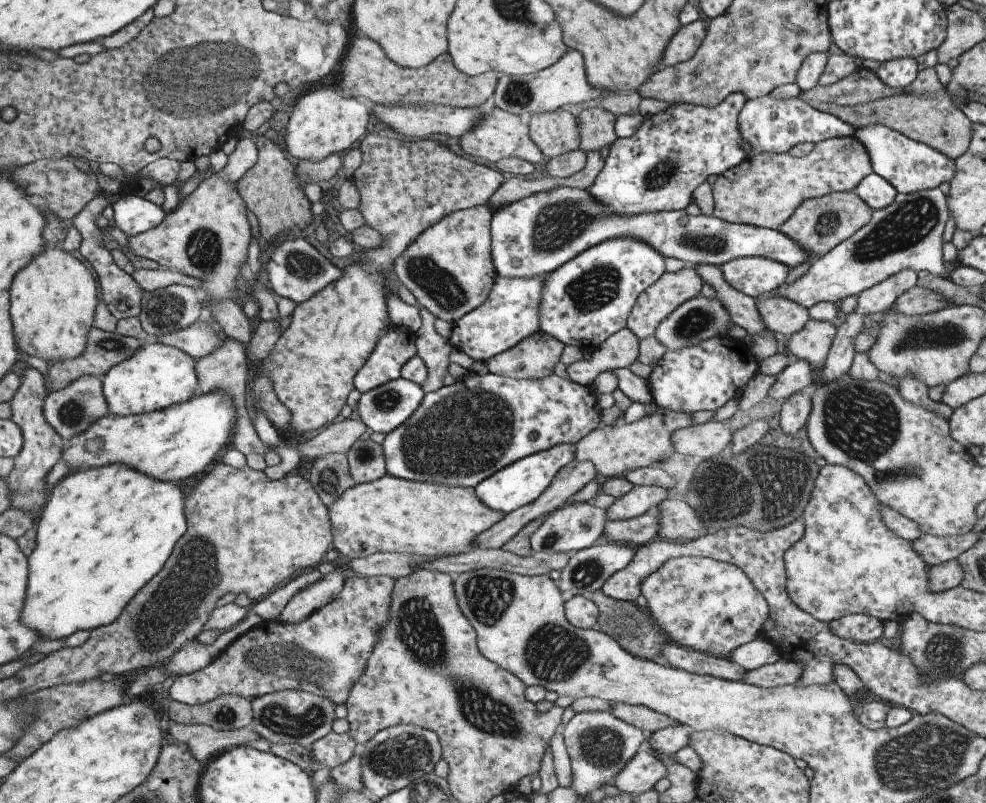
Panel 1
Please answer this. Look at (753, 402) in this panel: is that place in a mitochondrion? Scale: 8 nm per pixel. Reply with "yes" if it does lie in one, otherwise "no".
no

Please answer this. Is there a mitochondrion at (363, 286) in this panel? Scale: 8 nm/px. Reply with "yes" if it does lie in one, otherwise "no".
no

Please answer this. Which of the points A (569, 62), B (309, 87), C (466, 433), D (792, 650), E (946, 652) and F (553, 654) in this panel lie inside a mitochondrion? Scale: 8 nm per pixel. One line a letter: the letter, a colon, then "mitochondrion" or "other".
A: other
B: other
C: mitochondrion
D: other
E: mitochondrion
F: mitochondrion

